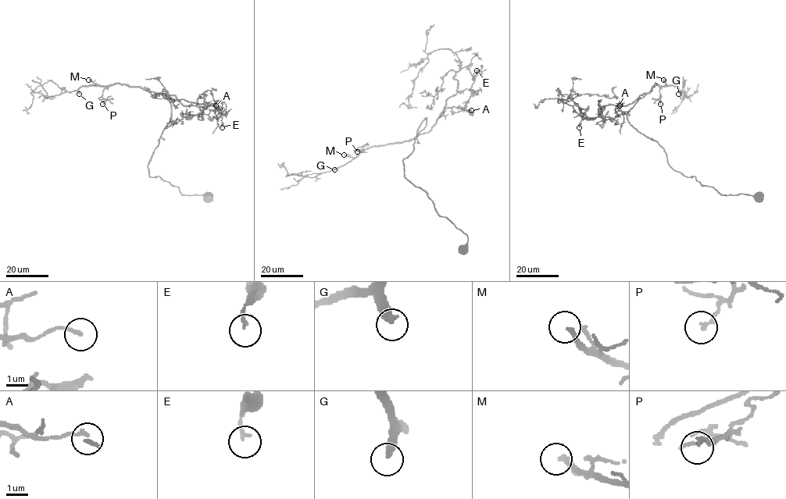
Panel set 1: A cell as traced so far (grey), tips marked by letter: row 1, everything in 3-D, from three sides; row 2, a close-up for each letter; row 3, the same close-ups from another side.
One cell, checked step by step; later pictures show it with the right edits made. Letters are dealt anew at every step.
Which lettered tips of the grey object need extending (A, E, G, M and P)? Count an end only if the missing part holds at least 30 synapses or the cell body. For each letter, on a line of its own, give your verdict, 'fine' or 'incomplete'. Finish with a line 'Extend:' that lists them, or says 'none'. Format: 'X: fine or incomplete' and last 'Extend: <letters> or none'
A: fine
E: fine
G: incomplete
M: incomplete
P: fine
Extend: G, M

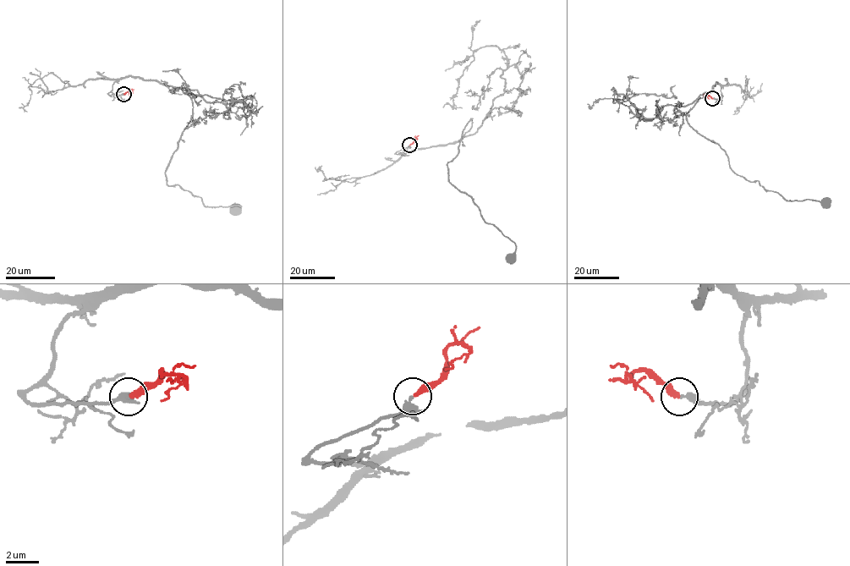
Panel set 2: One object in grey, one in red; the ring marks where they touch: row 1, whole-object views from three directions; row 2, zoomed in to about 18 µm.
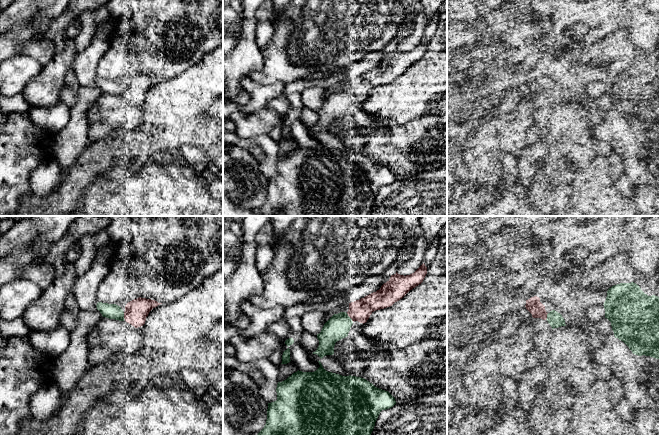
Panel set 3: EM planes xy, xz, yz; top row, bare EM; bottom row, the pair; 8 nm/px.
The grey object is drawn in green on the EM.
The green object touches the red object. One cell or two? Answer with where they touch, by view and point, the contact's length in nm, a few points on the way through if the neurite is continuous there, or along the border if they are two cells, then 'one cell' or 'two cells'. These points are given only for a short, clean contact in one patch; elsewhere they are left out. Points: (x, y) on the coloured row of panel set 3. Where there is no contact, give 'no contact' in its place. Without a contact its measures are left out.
xz (349, 317) | 90 nm | one cell

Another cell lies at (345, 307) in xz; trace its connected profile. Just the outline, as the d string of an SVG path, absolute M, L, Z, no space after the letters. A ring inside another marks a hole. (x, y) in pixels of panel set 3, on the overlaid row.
M346 302L343 305L341 305L340 307L336 308L333 311L329 311L326 313L325 317L324 317L324 324L334 315L334 314L338 314L340 312L348 312L349 310L349 303Z

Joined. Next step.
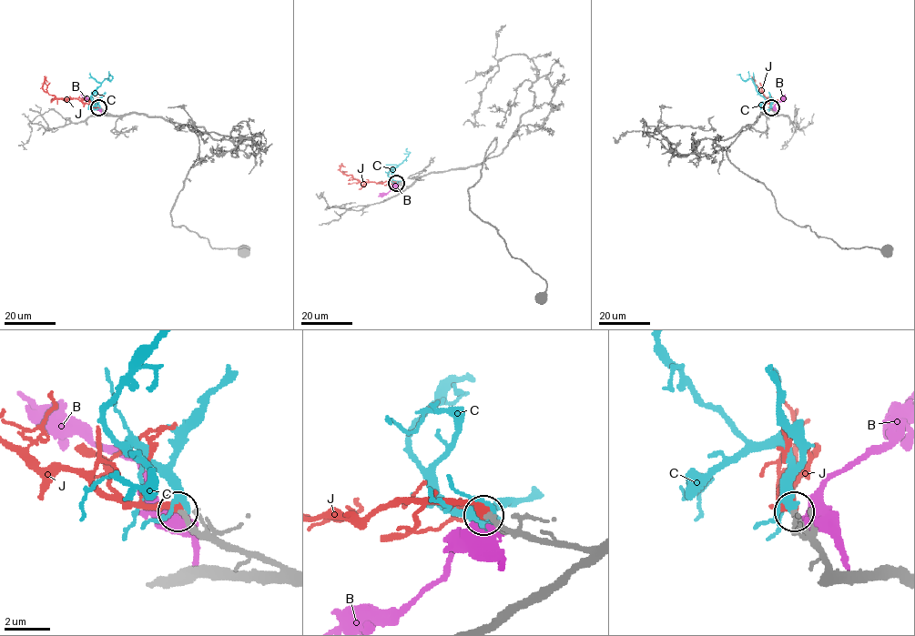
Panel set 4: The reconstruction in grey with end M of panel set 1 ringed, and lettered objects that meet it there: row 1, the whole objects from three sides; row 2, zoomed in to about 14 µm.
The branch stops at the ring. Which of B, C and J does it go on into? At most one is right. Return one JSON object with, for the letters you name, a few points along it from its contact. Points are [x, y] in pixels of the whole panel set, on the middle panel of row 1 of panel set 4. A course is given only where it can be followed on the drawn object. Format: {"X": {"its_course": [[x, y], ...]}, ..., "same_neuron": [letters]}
{"J": {"its_course": [[396, 183], [359, 181], [340, 170], [341, 163]]}, "same_neuron": ["J"]}

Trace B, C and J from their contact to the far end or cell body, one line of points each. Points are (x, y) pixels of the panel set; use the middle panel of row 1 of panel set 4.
B: (398, 184), (378, 196)
C: (396, 183), (392, 182), (388, 173), (407, 156), (407, 148)
J: (396, 183), (359, 181), (340, 170), (341, 163)

